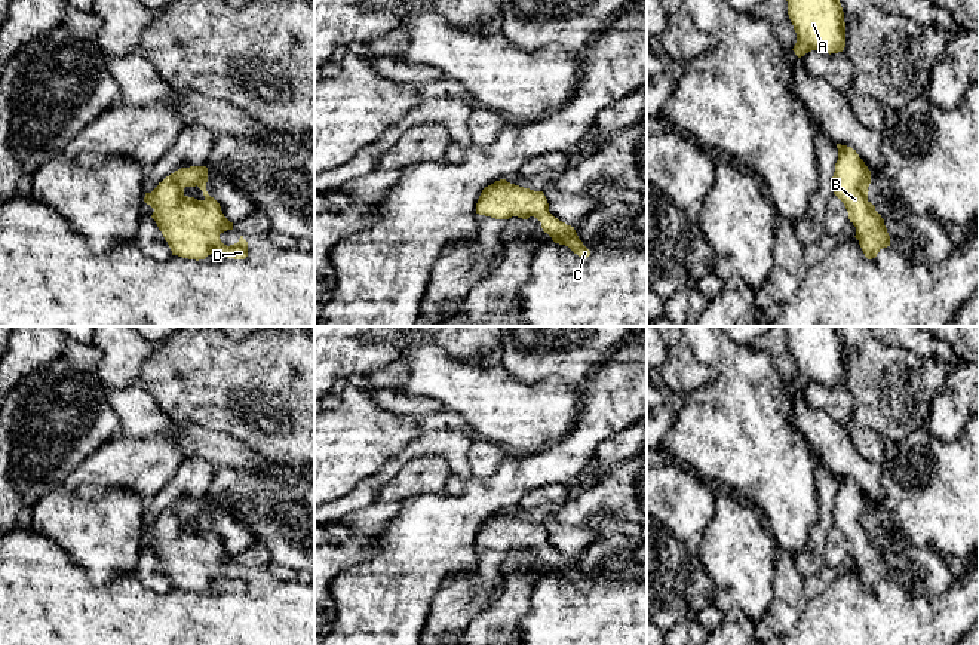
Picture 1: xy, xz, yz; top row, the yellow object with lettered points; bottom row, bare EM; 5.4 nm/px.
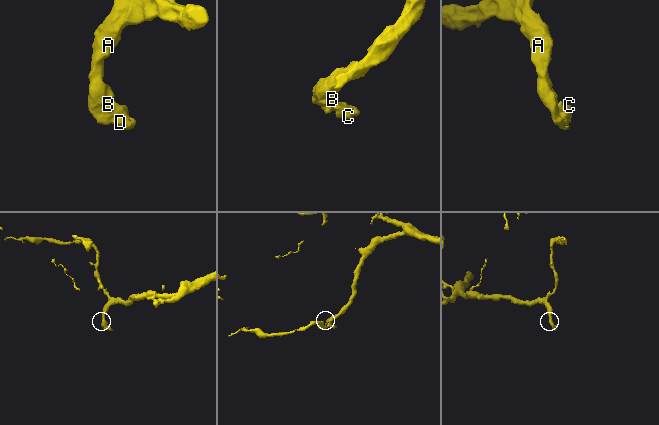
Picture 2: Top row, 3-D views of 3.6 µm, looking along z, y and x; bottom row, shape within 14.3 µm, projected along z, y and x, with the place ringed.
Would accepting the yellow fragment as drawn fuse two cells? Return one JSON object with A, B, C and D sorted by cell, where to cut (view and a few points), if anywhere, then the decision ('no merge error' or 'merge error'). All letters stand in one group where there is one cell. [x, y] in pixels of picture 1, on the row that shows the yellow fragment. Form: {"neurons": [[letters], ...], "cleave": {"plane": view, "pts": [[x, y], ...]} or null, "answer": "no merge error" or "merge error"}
{"neurons": [["A", "B", "C", "D"]], "cleave": null, "answer": "no merge error"}

